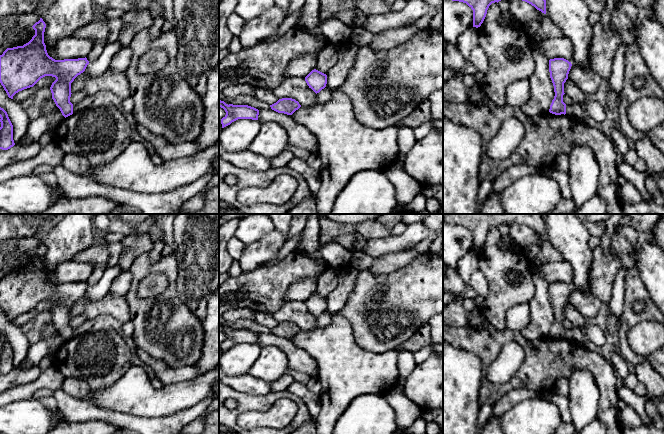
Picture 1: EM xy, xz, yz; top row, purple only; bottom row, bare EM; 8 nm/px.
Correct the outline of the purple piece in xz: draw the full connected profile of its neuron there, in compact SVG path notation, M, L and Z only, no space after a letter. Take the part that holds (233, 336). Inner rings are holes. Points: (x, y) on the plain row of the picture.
M219 324L219 331L223 332L226 339L221 343L222 352L238 343L258 344L259 334L248 329L226 328Z

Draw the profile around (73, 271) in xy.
M68 261L53 271L53 282L55 284L85 282L91 276L93 269L94 266L90 262Z

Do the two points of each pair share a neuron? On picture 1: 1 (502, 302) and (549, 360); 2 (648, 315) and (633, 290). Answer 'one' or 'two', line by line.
1: two
2: one

